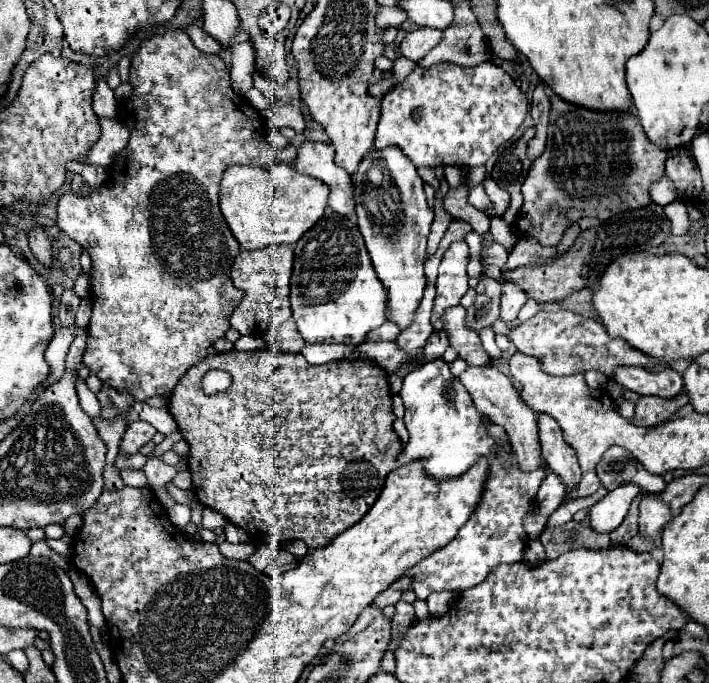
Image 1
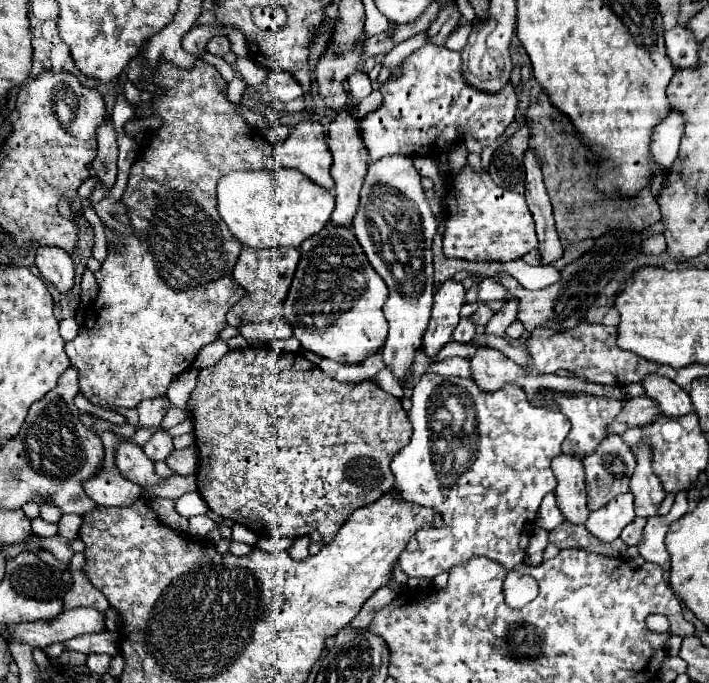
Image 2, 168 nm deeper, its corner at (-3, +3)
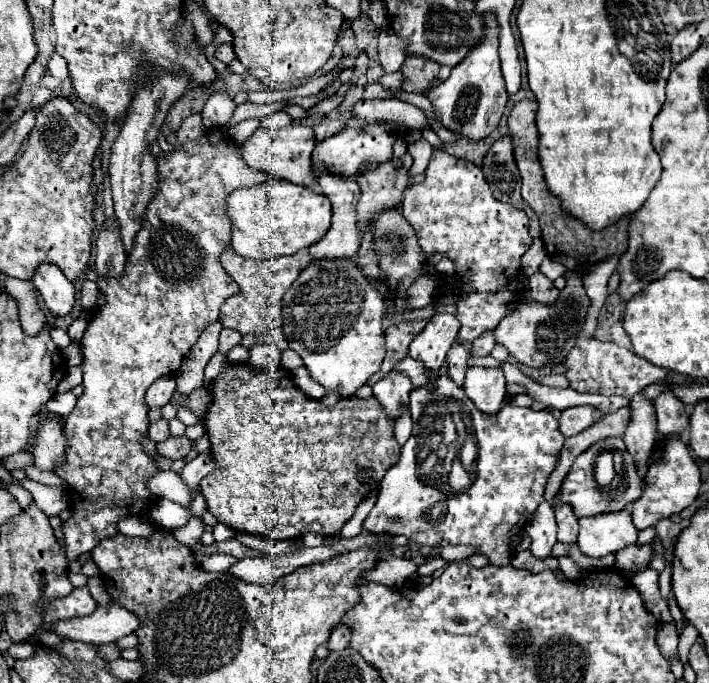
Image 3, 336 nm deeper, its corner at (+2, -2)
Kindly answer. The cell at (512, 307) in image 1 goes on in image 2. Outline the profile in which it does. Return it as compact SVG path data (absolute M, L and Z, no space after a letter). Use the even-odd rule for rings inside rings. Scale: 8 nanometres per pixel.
M517 299L505 303L505 307L499 313L495 313L491 317L491 321L485 325L485 333L495 335L495 337L503 337L507 327L517 319L517 305L519 305Z

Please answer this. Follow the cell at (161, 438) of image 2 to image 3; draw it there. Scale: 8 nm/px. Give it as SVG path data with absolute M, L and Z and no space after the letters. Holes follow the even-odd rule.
M158 420L158 422L152 422L150 428L148 428L148 438L158 444L158 442L164 442L170 438L170 432L168 432L168 422L166 420Z

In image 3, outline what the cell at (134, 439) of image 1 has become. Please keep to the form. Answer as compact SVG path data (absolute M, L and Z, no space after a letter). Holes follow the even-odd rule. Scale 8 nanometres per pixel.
M172 376L168 378L160 378L158 382L154 382L148 392L146 392L146 406L148 410L154 410L154 408L162 408L164 404L170 402L172 394L176 390L176 382Z

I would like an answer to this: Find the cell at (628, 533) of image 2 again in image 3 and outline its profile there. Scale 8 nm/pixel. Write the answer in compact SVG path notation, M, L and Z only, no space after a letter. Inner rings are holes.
M630 544L616 552L616 566L620 570L644 570L648 566L650 554L652 554L650 544L644 544L644 546Z

